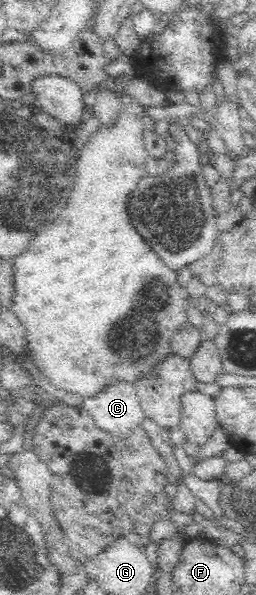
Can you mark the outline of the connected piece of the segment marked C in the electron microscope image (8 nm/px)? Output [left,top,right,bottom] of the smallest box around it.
[80,382,146,439]

